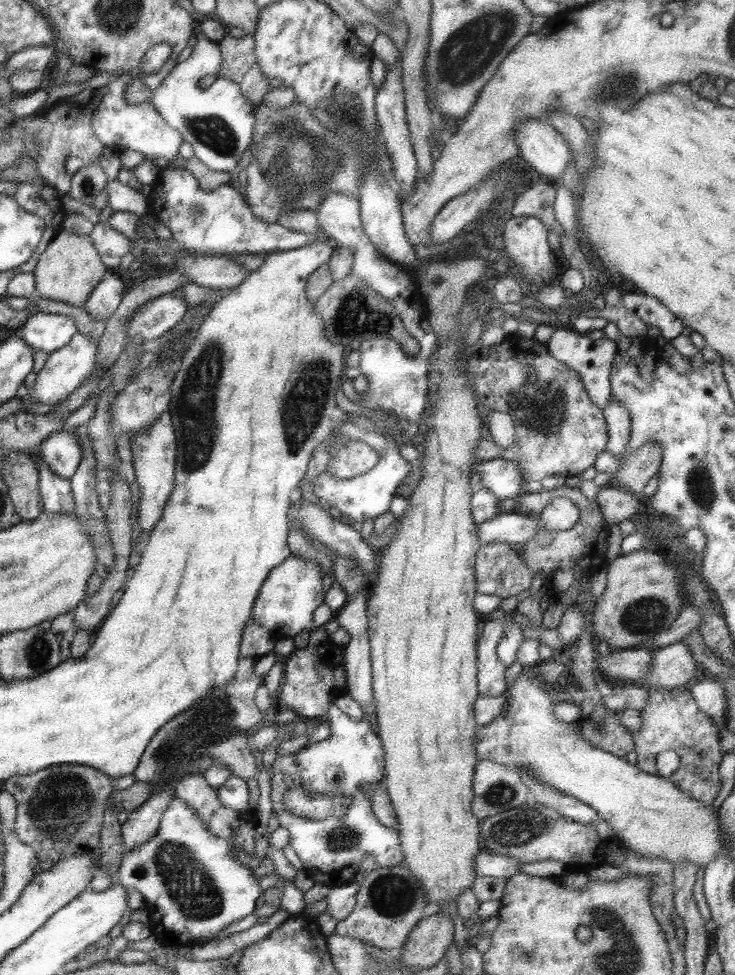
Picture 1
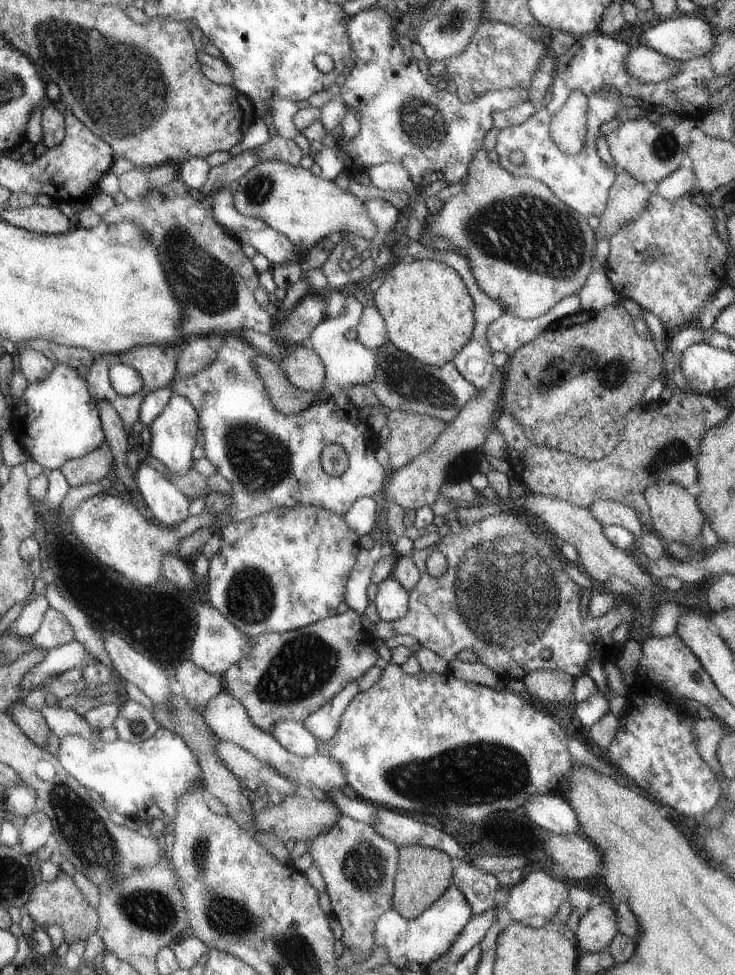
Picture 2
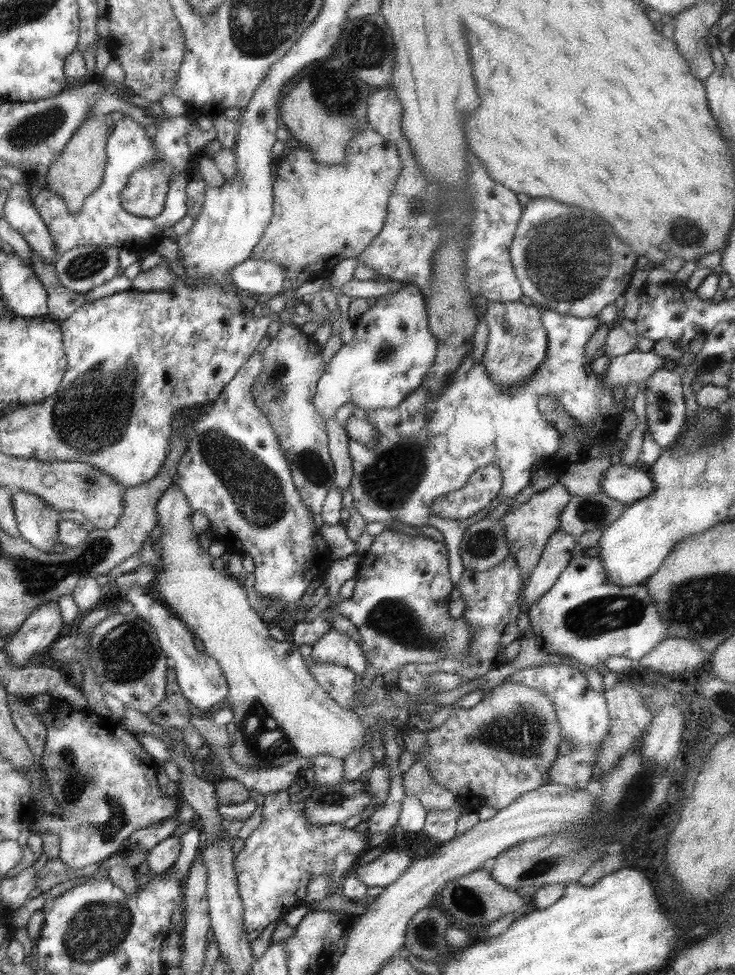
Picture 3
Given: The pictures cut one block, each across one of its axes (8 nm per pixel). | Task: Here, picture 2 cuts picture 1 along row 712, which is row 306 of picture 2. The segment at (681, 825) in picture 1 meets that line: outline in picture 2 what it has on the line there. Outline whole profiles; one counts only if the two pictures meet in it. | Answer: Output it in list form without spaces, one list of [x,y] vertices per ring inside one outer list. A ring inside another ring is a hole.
[[[479,148],[469,162],[463,182],[465,188],[459,194],[427,212],[427,234],[431,234],[433,238],[449,240],[451,250],[467,260],[471,276],[479,290],[495,300],[503,314],[511,314],[523,320],[535,320],[551,312],[551,308],[563,298],[579,294],[587,276],[593,272],[591,260],[595,252],[595,230],[587,226],[587,218],[583,214],[573,212],[573,208],[561,202],[543,182],[513,176],[499,164],[489,162],[483,148]]]

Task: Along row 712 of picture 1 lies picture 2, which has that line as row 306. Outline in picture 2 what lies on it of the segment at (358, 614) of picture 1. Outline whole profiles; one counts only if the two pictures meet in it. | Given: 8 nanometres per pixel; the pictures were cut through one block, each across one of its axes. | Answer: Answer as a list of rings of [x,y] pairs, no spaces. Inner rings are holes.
[[[363,302],[361,320],[355,326],[355,332],[357,332],[357,340],[371,352],[379,350],[381,346],[385,346],[389,342],[385,322],[371,302]]]

